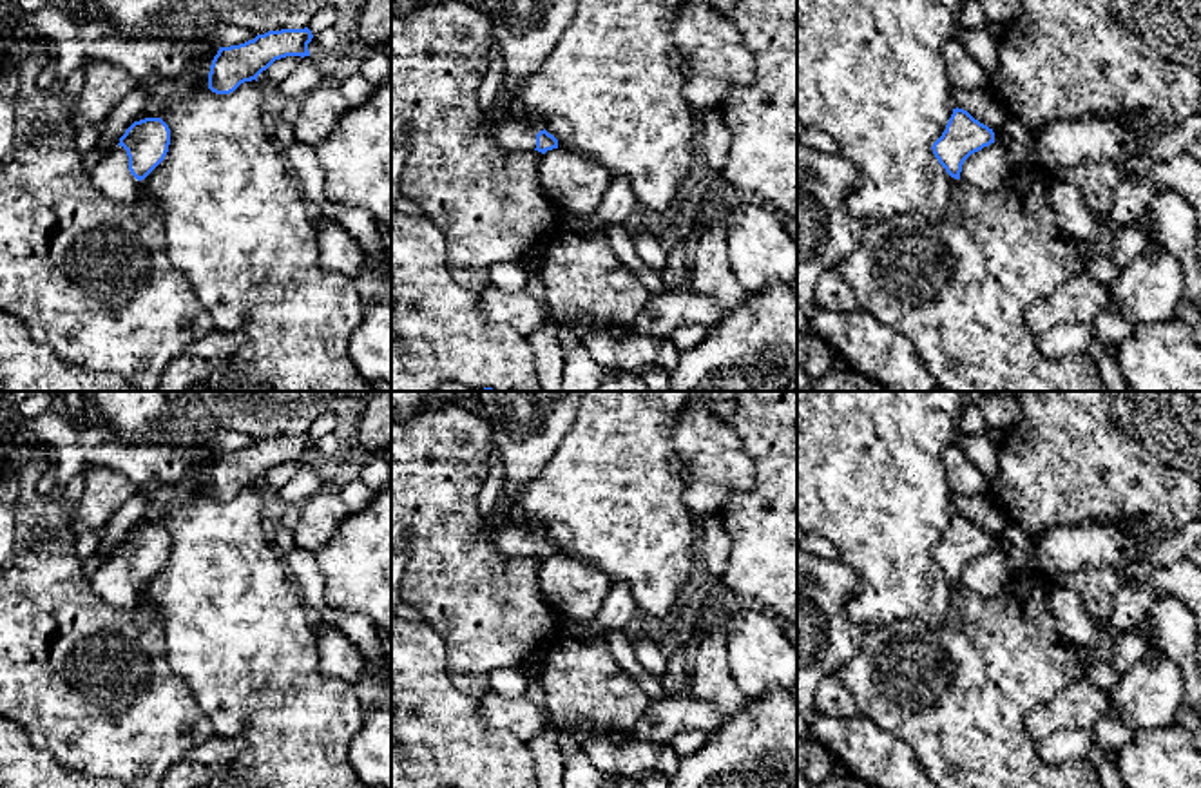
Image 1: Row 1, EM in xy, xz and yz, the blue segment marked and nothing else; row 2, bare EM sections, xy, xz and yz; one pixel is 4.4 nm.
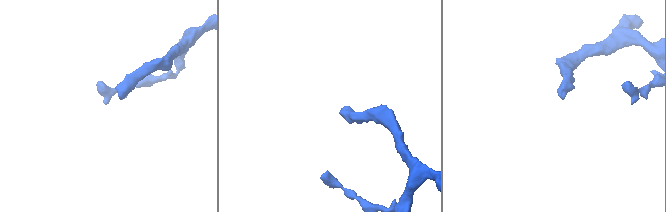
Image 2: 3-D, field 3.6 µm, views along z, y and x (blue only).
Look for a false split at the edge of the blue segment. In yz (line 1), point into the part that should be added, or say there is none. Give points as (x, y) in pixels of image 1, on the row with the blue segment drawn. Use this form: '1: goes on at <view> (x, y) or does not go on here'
1: does not go on here

